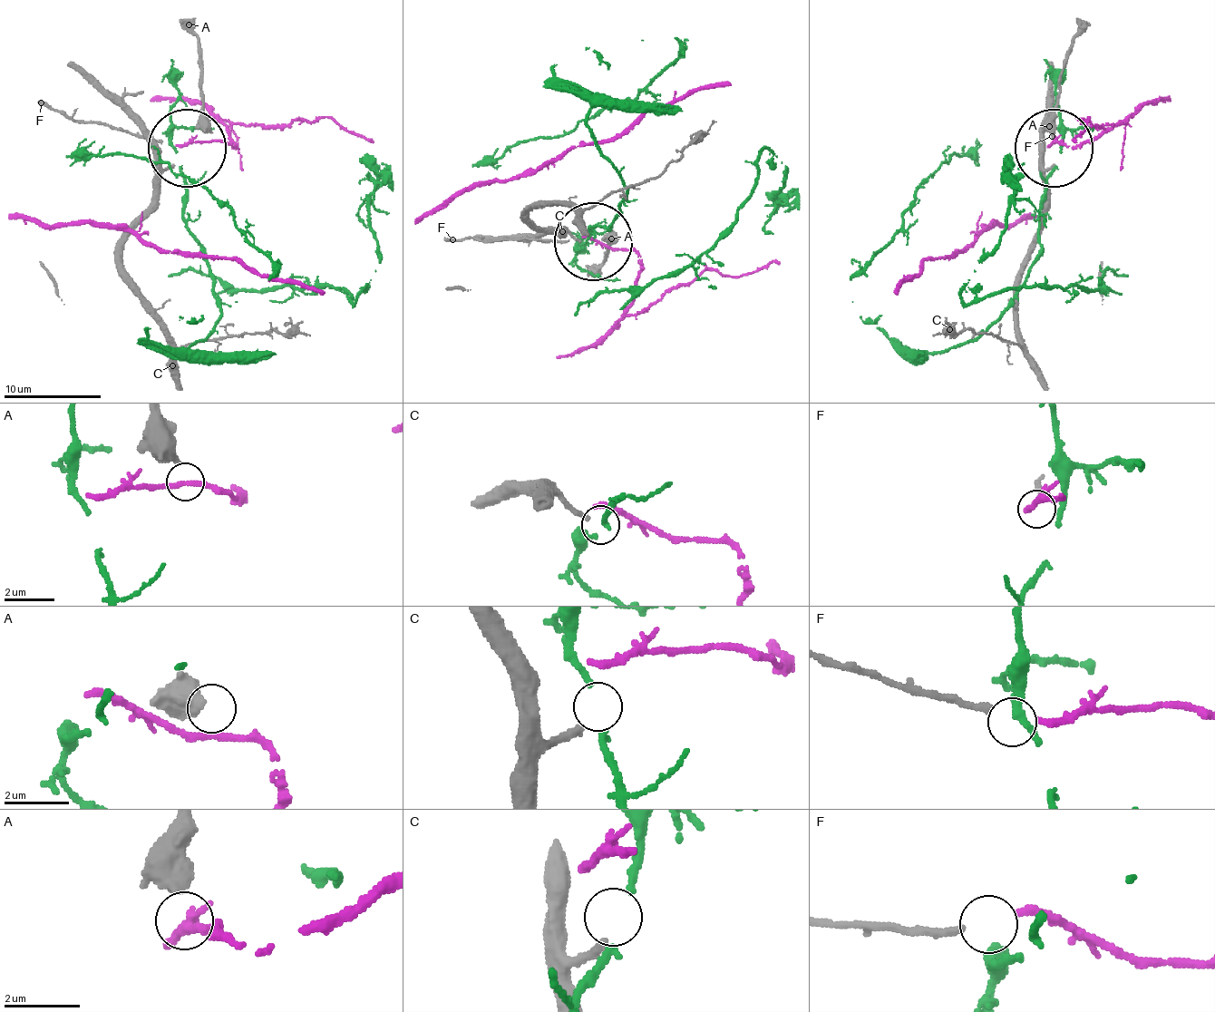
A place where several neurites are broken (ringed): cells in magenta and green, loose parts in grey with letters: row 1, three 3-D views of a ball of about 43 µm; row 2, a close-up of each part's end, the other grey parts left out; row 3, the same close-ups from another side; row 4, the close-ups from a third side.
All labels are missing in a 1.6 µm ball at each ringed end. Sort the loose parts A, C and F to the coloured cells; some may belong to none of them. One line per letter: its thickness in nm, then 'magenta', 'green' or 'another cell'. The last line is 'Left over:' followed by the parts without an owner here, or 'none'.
A: 550 nm thick; another cell
C: 220 nm thick; another cell
F: 200 nm thick; magenta
Left over: A, C

